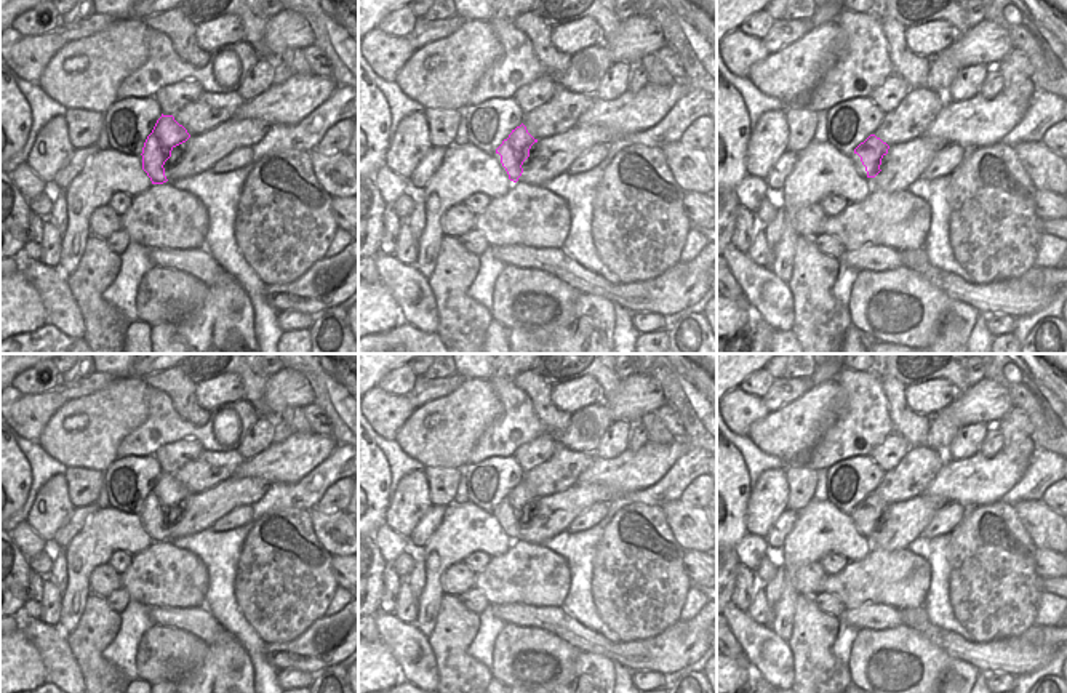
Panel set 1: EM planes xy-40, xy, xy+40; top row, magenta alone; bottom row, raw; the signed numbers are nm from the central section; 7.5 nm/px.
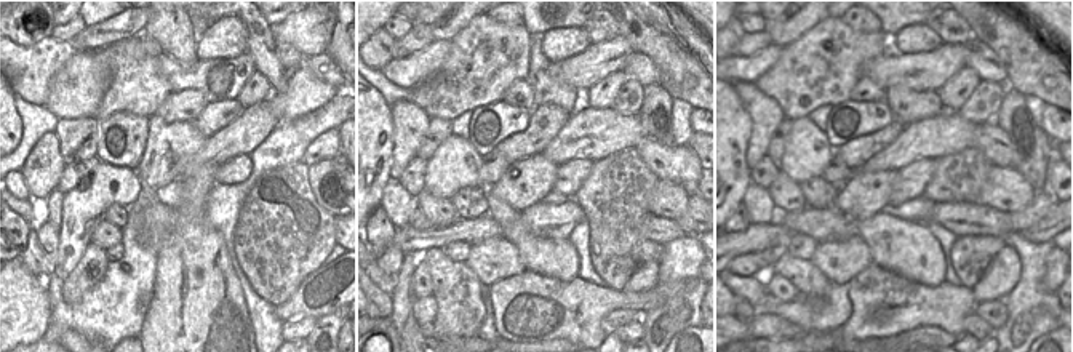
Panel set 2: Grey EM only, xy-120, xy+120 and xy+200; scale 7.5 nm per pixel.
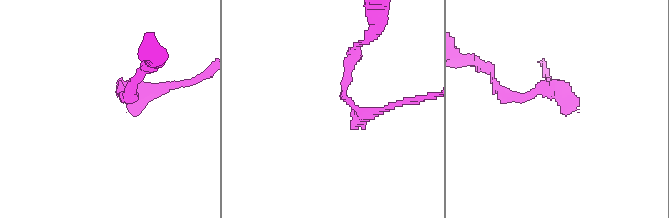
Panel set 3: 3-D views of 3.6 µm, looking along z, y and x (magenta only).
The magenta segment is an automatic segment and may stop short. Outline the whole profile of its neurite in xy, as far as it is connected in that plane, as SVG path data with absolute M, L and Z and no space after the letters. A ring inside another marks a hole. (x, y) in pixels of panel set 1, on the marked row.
M522 123L512 133L507 139L502 141L502 144L496 149L493 157L498 160L502 173L514 182L518 181L518 178L523 173L523 162L530 157L531 146L537 142L534 139L526 126Z

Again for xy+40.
M870 134L849 155L857 174L864 178L875 178L881 170L881 158L888 154L889 146L875 134Z

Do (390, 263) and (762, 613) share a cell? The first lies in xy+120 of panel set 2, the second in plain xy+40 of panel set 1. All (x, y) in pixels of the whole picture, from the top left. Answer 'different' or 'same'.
same

